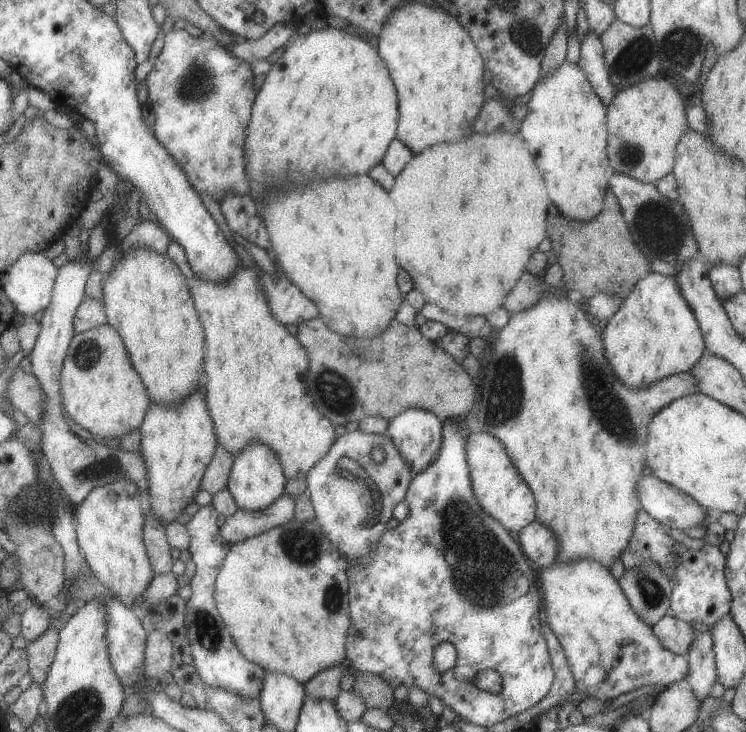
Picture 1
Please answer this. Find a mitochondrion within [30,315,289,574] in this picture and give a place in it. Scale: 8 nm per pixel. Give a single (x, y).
(86, 354)

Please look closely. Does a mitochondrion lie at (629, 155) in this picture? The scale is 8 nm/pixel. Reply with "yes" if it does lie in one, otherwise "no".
yes

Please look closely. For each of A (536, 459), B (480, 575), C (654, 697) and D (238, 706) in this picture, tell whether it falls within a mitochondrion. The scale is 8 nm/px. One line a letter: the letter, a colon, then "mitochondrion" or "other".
A: other
B: mitochondrion
C: other
D: mitochondrion

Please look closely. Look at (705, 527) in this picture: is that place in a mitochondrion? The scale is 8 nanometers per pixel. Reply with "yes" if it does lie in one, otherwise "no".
no

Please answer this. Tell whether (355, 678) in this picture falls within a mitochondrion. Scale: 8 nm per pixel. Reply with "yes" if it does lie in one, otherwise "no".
no

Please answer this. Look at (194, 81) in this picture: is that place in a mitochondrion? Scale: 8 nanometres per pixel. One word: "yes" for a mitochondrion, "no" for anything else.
yes

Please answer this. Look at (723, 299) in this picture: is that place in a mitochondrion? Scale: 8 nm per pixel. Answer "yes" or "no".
no

